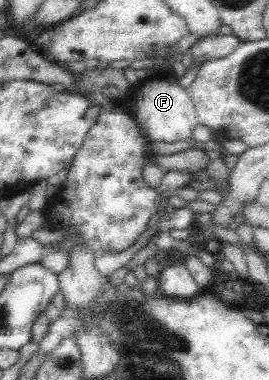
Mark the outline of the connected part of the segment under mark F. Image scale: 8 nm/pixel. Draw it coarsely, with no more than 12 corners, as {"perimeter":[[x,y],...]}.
{"perimeter":[[144,81],[136,123],[151,141],[191,137],[199,124],[190,88]]}

